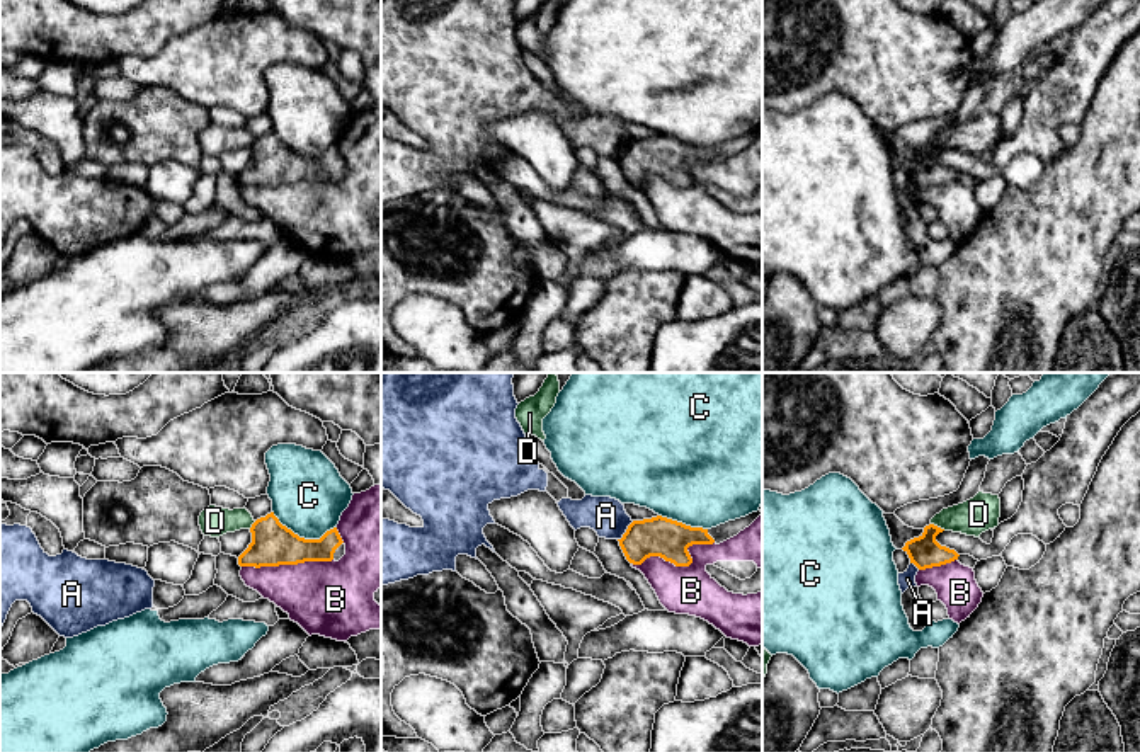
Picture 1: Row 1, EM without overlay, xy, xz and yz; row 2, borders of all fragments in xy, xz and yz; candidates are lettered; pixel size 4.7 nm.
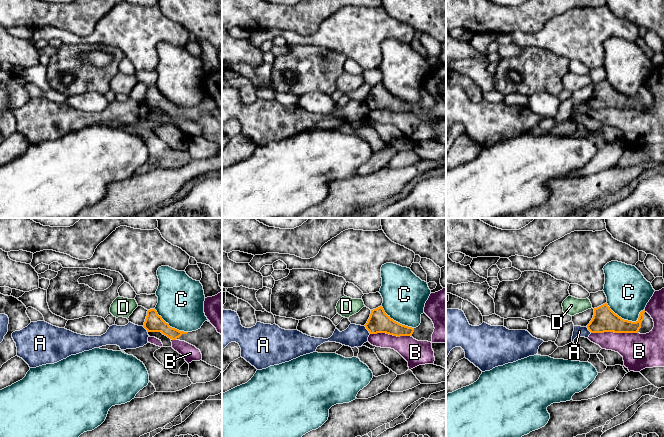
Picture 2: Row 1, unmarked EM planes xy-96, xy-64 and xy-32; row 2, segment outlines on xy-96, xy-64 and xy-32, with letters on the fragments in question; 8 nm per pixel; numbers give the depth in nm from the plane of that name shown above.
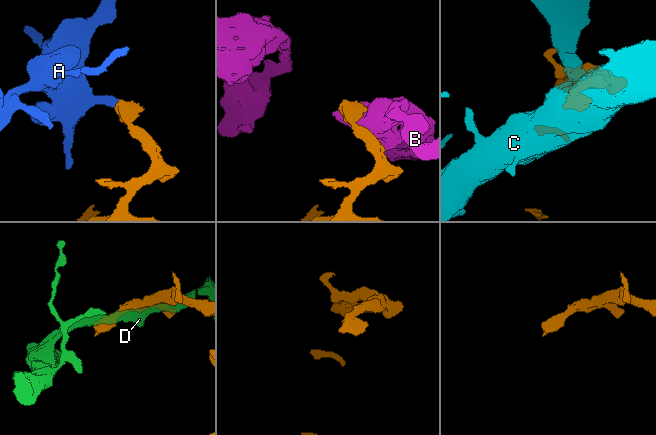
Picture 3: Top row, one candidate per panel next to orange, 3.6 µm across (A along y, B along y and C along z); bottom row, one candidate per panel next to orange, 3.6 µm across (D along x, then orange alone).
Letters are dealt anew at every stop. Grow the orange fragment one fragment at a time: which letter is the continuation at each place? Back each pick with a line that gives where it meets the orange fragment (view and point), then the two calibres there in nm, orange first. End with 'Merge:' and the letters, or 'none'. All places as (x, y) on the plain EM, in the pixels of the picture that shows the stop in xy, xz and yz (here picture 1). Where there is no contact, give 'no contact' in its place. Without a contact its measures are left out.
Merge: none

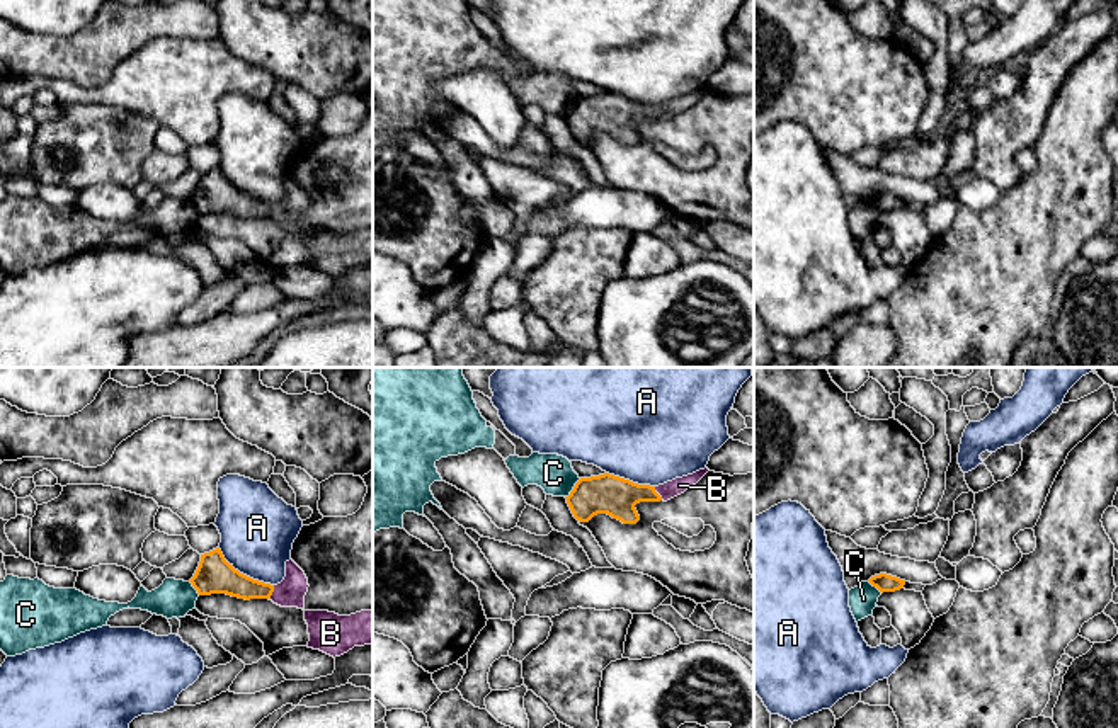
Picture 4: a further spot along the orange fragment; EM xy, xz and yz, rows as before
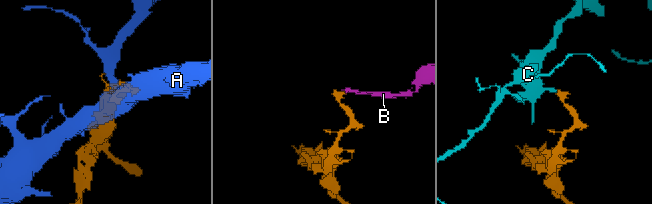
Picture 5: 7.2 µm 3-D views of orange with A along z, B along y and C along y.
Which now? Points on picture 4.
B: contact xy (273, 210); calibres 150 and 140 nm
Merge: B

